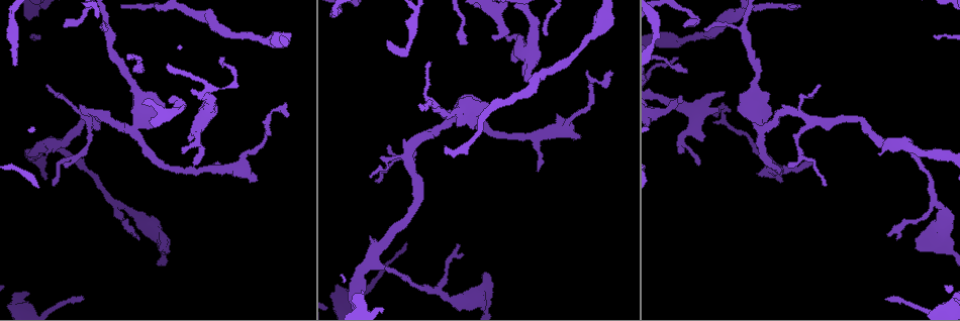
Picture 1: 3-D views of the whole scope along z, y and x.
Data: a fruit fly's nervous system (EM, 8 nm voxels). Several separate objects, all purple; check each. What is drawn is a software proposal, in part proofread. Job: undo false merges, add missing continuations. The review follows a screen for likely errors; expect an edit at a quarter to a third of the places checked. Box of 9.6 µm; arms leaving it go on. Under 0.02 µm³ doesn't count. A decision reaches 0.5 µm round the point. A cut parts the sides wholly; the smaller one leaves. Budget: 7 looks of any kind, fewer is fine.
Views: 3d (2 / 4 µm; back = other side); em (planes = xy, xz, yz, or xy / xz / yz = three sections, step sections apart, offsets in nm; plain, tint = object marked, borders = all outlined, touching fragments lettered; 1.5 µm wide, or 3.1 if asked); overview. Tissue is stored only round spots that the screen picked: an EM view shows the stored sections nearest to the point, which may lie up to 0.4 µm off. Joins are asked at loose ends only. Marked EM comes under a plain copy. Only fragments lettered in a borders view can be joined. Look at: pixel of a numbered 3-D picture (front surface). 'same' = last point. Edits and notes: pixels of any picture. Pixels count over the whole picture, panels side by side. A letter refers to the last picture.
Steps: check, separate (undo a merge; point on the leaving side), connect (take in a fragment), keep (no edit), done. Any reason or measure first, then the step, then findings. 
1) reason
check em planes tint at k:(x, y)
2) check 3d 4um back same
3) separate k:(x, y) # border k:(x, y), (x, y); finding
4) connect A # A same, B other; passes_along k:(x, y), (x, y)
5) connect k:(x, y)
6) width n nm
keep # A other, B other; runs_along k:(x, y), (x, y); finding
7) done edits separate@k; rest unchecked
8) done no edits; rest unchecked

thin arm on a thick one
check em 3.1um planes tint at 1:(760, 126)

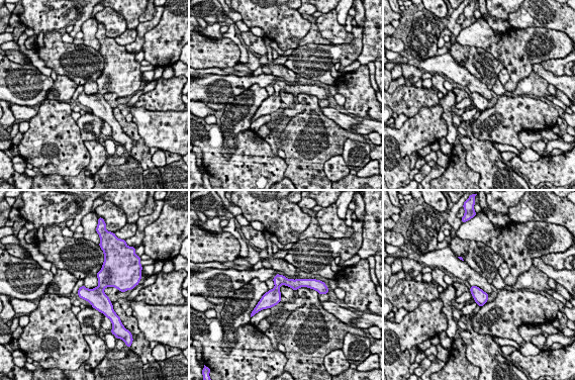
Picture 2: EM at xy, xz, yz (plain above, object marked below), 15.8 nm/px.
see the neighbours
check em 3.1um planes borders same

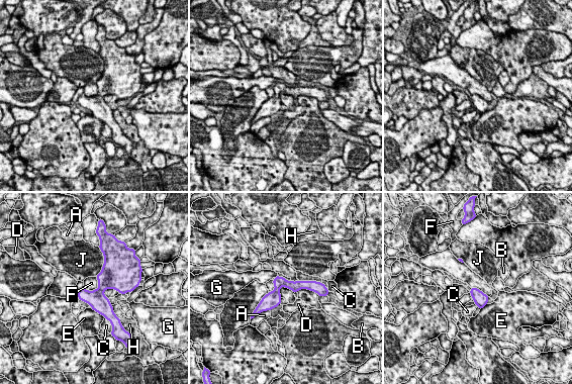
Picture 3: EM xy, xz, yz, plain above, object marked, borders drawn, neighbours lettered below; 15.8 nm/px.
keep # A other, B other, C other, D other, E other, F other, G other, H other, J other; border 3:(97, 278), (95, 289), (83, 287); all the same neuron

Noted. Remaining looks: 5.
free end
check em xy step 4 borders at 1:(168, 100)

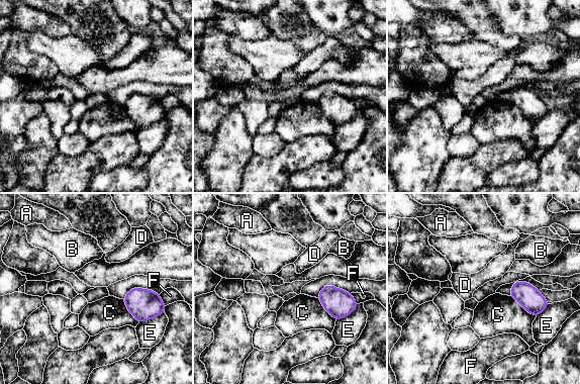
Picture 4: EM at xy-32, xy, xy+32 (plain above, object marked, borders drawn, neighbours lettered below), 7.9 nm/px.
check em xz step 8 borders same

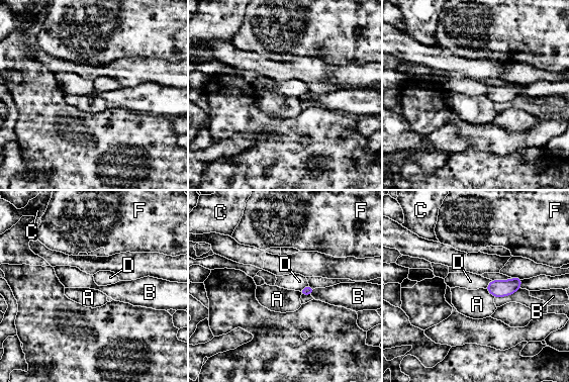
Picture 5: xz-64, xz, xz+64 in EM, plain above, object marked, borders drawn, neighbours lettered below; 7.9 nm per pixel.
width 140 nm
keep # A other, B other, C other, D other, F other; border 5:(308, 285), (299, 291); no lettered fragment goes on from it

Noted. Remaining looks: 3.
end of a long branch
check em yz step 8 borders at 1:(886, 299)

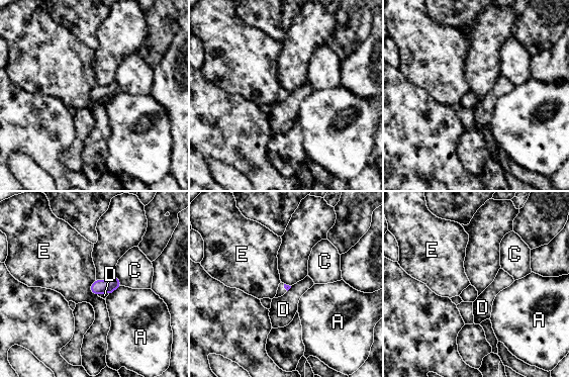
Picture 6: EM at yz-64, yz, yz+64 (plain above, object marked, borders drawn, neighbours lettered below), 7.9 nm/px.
keep # A other, C other, D other, E other; border 6:(95, 279), (90, 290), (97, 295); none of them fits

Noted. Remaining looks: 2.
done no edits; rest unchecked

